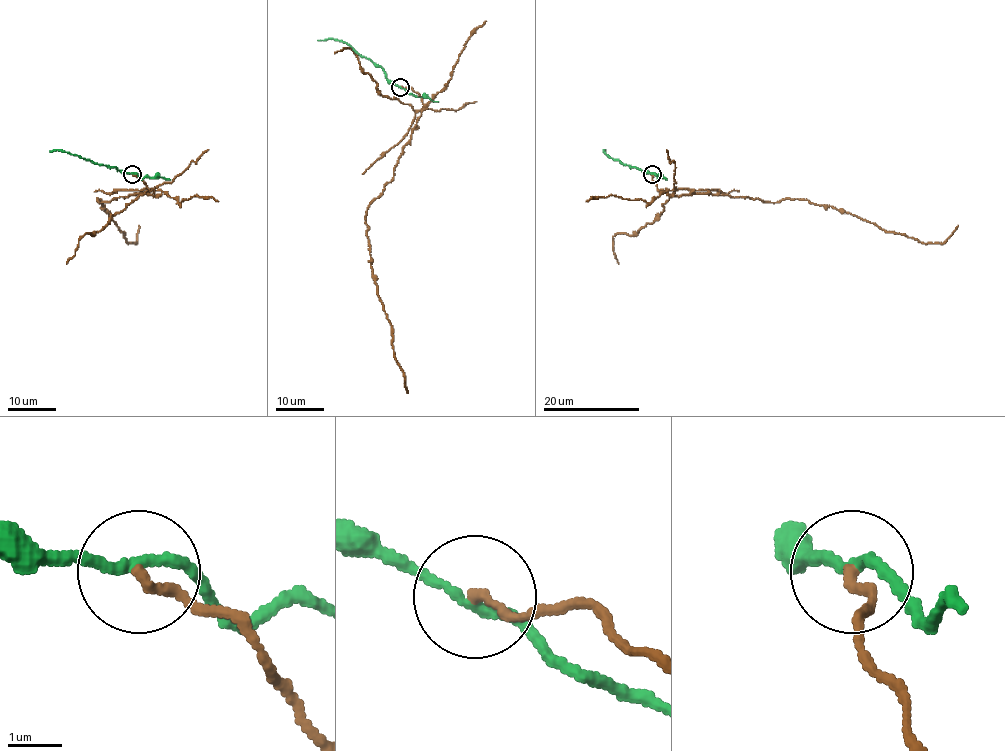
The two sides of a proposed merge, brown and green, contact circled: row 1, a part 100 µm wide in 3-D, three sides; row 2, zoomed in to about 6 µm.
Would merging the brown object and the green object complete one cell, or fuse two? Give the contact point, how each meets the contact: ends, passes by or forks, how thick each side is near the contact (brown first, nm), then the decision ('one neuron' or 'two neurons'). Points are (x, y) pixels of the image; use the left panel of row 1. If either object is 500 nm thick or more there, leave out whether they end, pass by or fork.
place (132, 174); brown ends; green passes by; calibres 190 and 190 nm; two neurons

